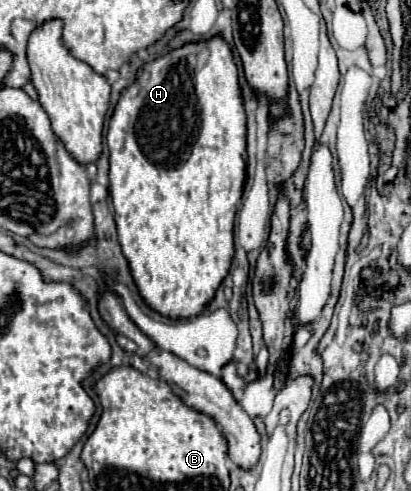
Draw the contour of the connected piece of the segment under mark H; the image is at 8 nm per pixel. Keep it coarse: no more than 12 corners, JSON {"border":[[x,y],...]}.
{"border":[[223,38],[139,70],[109,192],[143,302],[233,260],[245,108]]}

